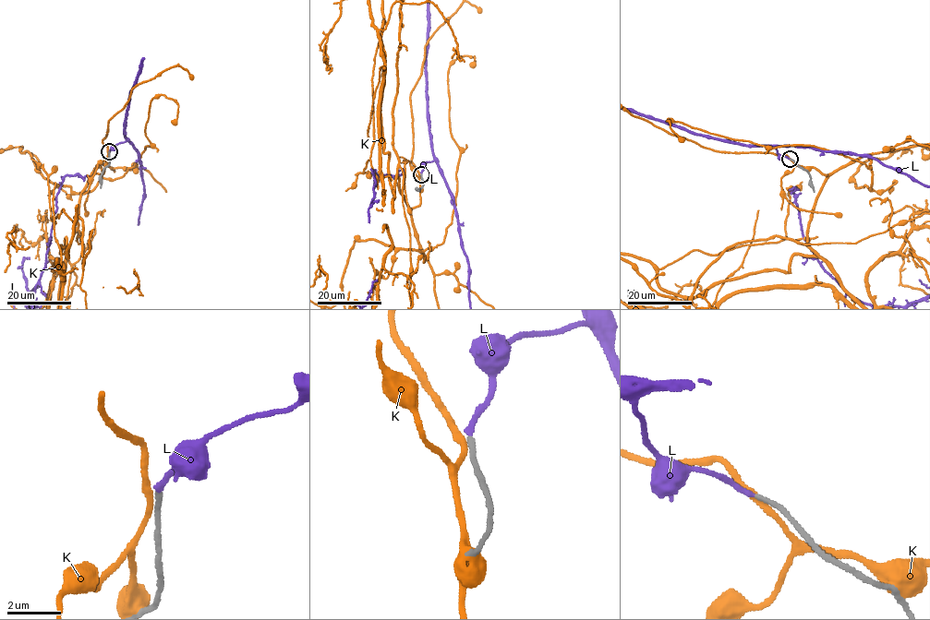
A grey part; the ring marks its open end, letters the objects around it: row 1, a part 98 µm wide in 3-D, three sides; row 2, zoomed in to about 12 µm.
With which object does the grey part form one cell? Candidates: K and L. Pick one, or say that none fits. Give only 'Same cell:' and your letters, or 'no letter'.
Same cell: L

